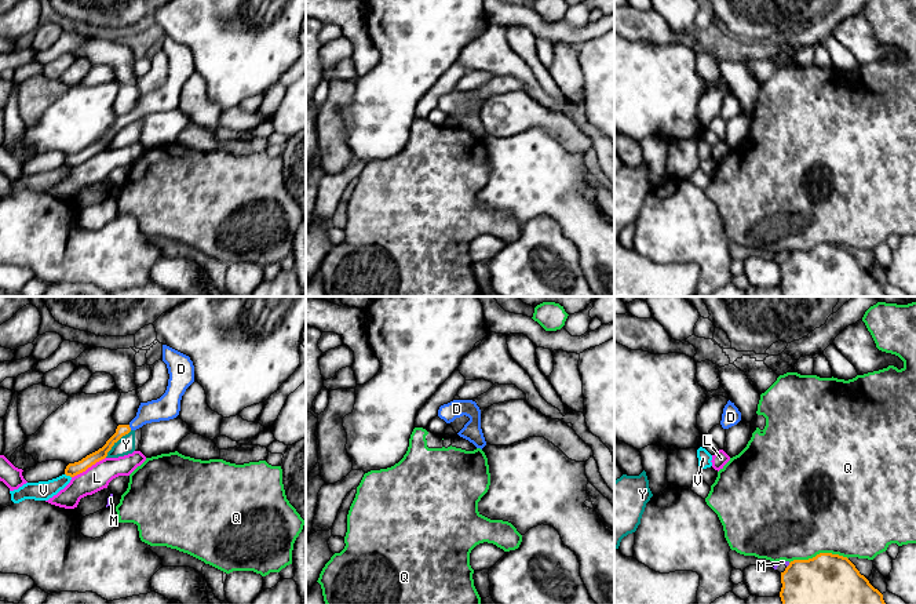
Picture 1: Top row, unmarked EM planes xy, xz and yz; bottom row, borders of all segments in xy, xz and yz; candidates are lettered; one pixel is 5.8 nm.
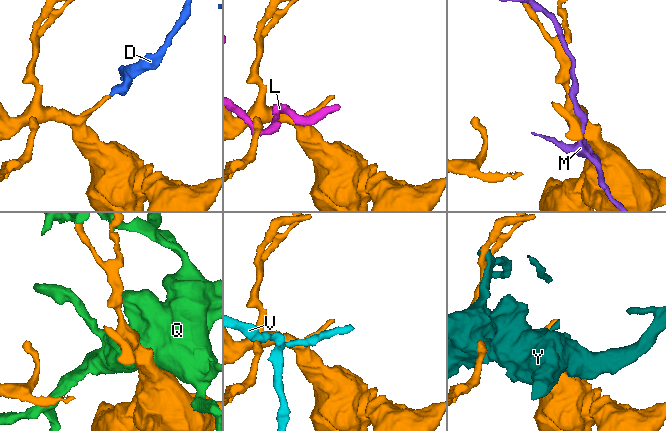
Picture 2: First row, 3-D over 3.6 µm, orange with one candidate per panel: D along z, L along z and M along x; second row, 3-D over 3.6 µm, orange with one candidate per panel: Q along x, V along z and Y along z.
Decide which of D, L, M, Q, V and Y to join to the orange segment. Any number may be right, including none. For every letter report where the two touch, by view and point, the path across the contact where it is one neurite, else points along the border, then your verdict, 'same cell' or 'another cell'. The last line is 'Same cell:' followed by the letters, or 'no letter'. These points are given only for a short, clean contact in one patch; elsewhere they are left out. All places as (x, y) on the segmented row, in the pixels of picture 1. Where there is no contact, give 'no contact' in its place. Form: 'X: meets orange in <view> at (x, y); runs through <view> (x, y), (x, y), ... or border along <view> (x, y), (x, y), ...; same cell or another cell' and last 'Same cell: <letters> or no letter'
D: meets orange in xy at (130, 428); runs through xy (121, 430), (130, 428), (148, 413), (167, 407); same cell
L: meets orange in xy at (88, 466); another cell
M: meets orange in yz at (788, 566); another cell
Q: meets orange in yz at (820, 553); another cell
V: meets orange in xy at (68, 475); another cell
Y: meets orange in xy at (116, 441); another cell
Same cell: D

